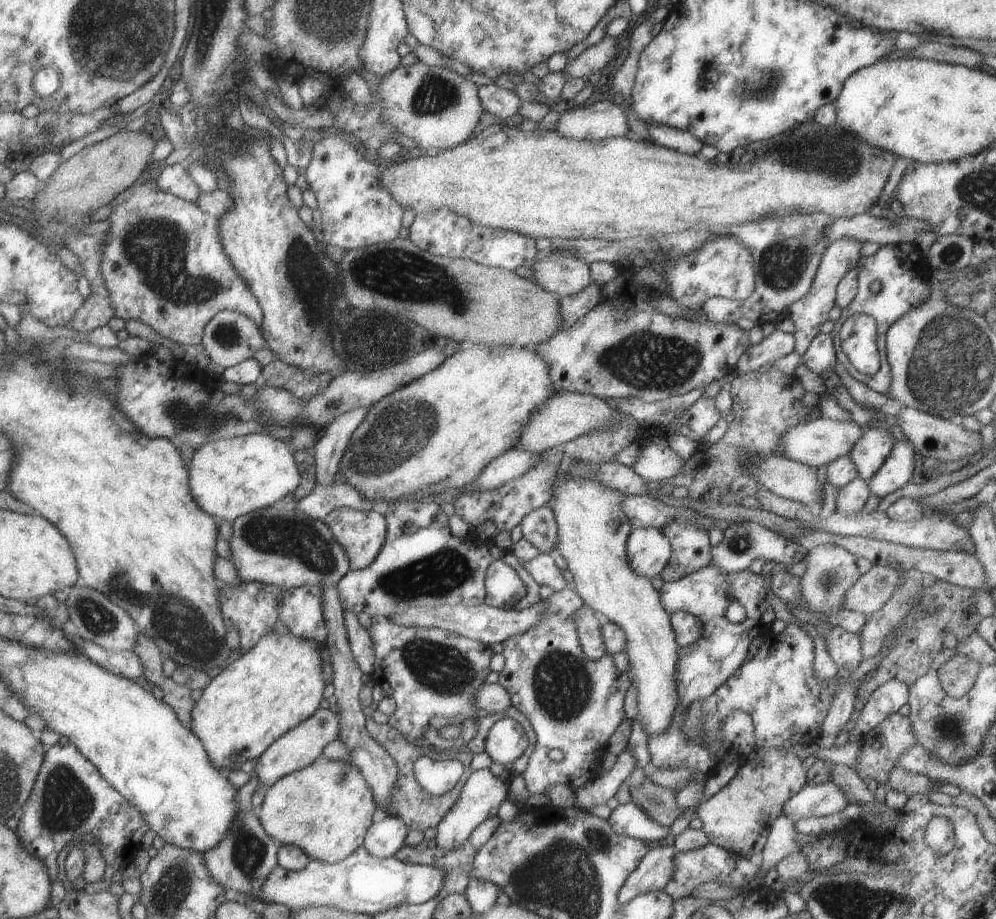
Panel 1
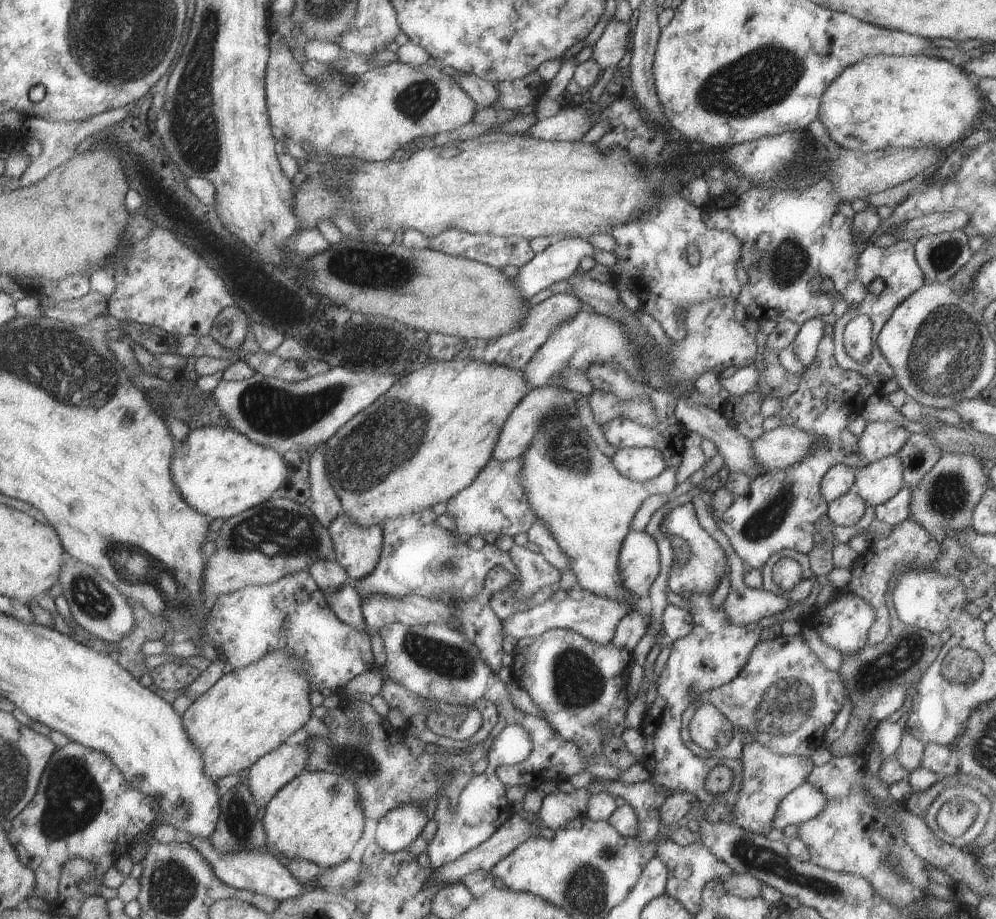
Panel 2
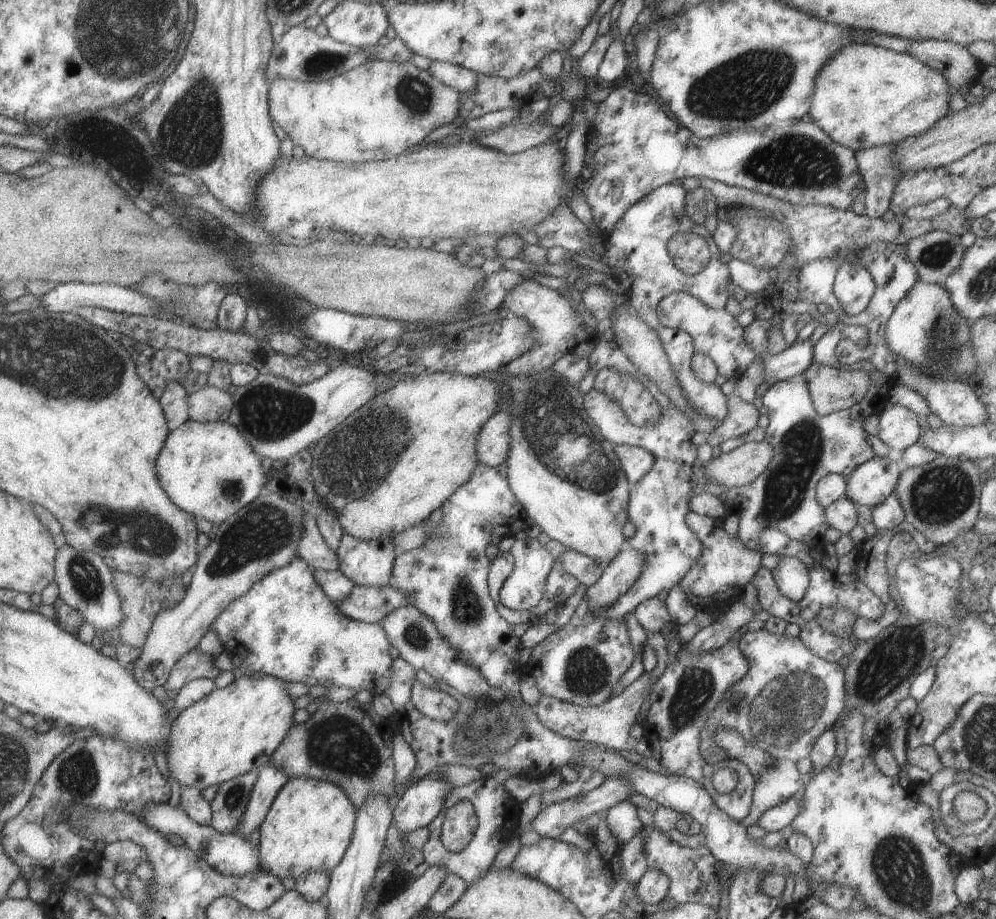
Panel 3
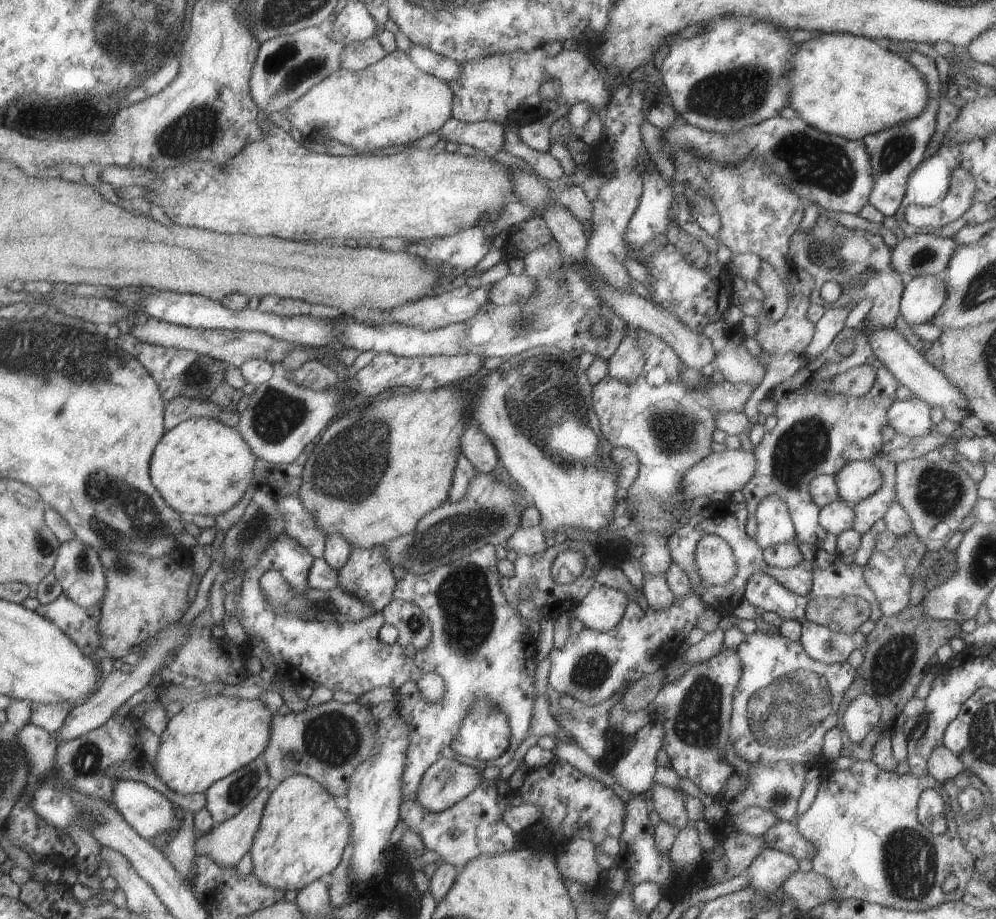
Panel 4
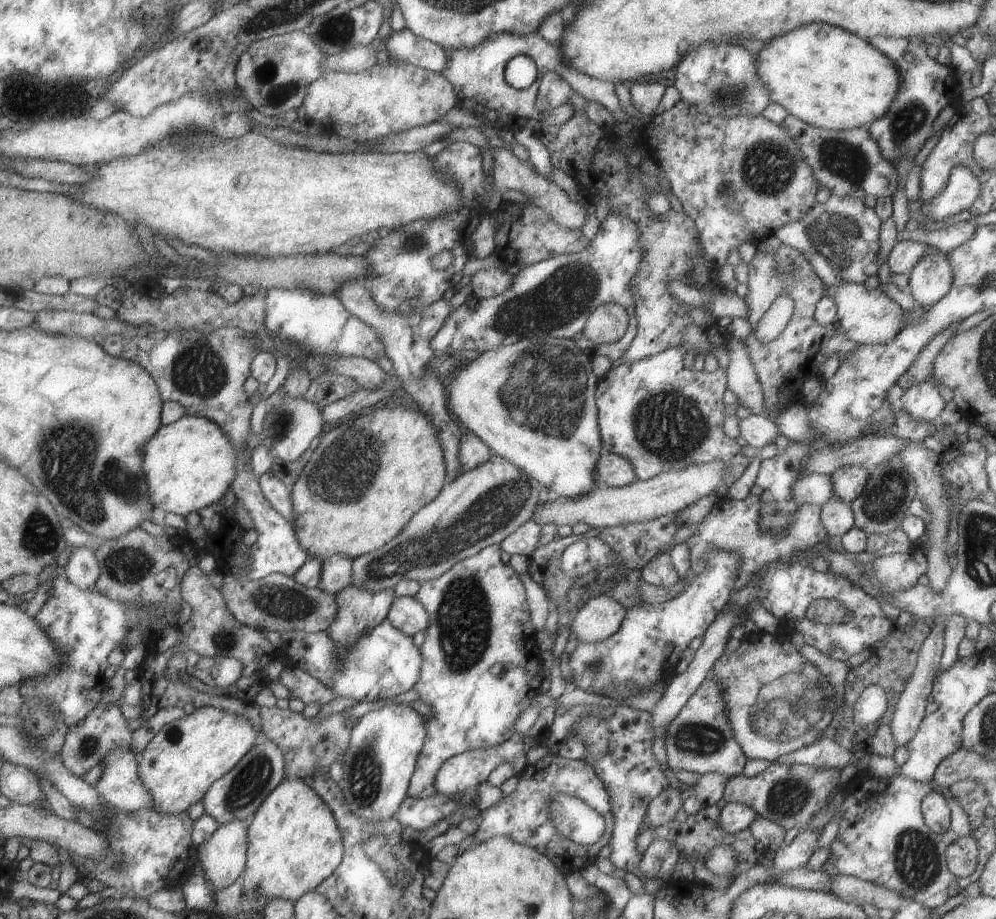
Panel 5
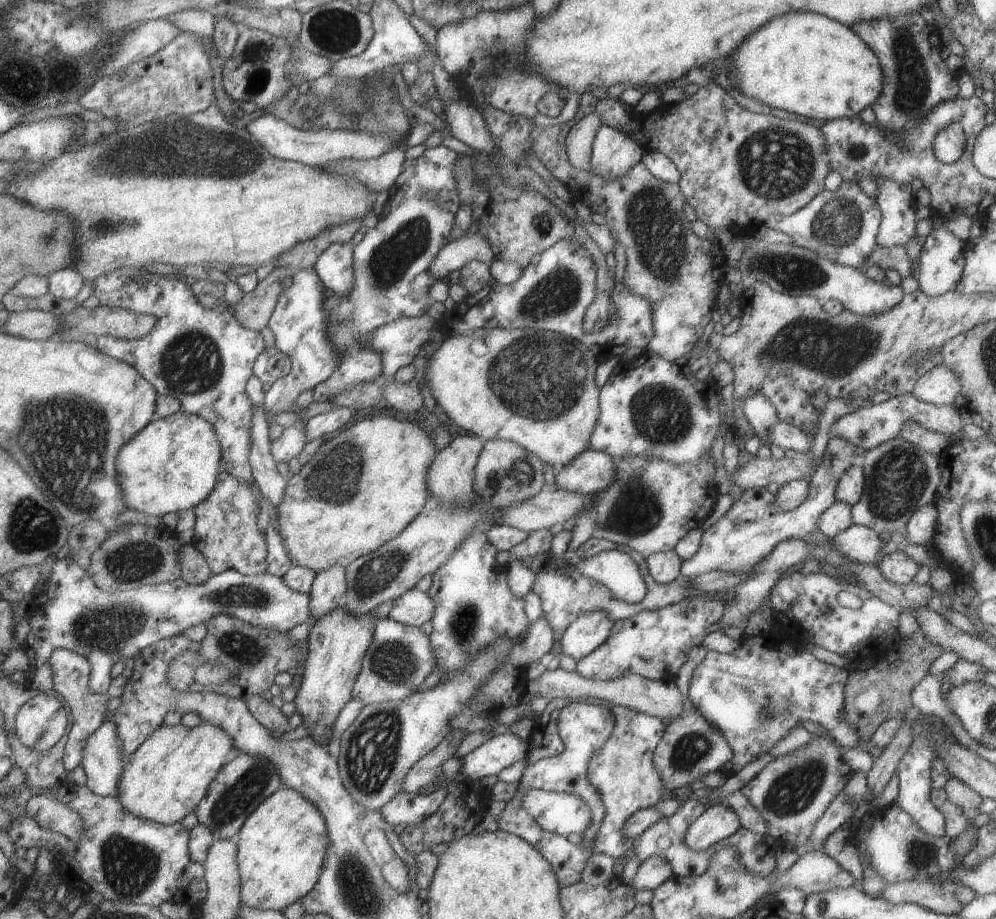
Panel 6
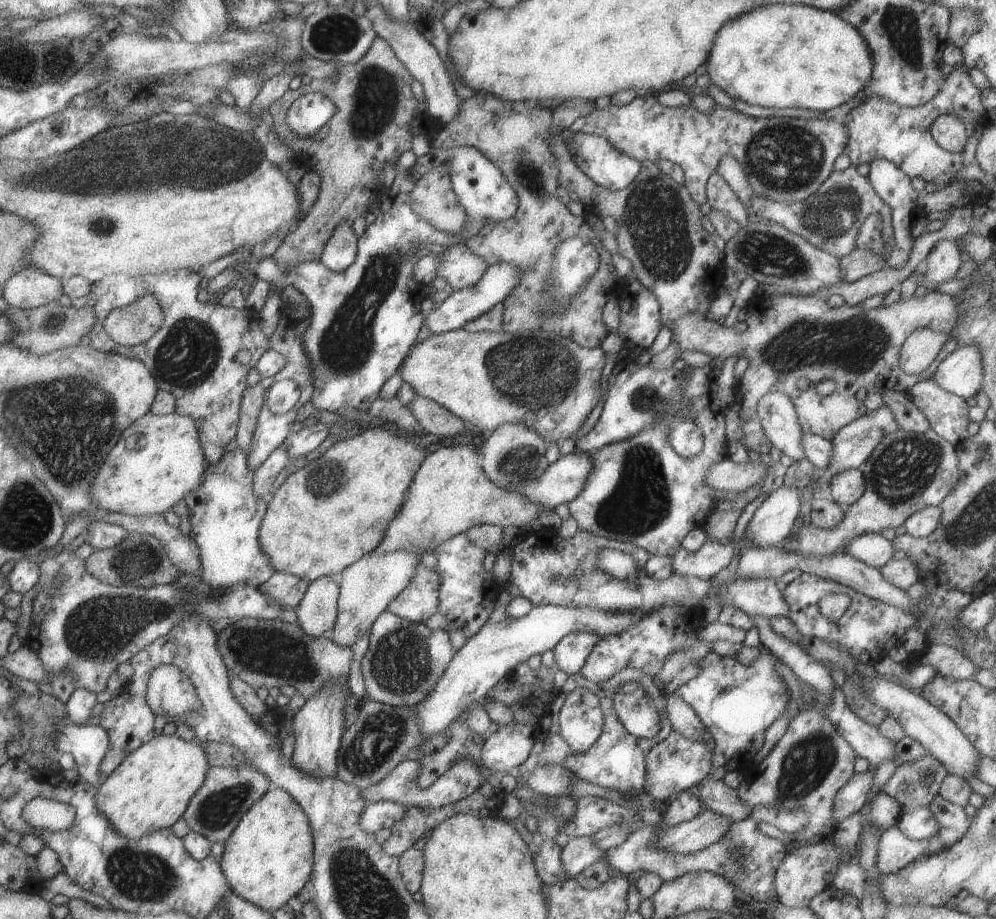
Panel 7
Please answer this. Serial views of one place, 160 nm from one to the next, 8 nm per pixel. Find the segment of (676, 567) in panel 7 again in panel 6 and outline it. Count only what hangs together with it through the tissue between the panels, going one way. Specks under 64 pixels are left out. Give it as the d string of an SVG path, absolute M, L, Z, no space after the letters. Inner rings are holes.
M830 437L824 448L824 459L817 465L817 468L812 472L808 480L807 496L797 508L790 511L781 511L778 506L775 506L774 496L769 493L767 487L750 488L741 492L740 498L733 501L729 510L722 514L711 526L708 526L703 531L700 538L700 545L697 552L686 560L682 560L679 565L679 572L686 577L706 573L709 571L747 571L751 570L755 564L761 562L770 552L773 547L782 540L799 537L806 540L810 534L817 534L815 521L818 514L826 509L832 502L835 502L834 490L839 478L849 467L860 464L863 450L860 446L850 443L841 437Z

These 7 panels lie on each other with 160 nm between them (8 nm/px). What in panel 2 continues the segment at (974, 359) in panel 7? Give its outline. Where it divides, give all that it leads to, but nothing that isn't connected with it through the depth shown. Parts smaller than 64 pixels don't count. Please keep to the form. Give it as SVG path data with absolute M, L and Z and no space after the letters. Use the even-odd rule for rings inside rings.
M866 421L858 437L860 459L867 464L887 455L897 455L909 434L904 426L894 422Z

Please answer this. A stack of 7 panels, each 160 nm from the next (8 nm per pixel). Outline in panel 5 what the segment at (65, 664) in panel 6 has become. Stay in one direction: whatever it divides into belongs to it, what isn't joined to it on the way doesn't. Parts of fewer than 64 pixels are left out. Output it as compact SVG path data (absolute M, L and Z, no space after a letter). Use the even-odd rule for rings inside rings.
M99 703L76 725L68 727L62 749L58 754L60 763L73 776L81 777L89 768L95 766L95 764L100 764L105 753L108 753L111 749L118 749L119 747L128 749L132 732L125 725L125 718L121 715L119 706L115 703Z

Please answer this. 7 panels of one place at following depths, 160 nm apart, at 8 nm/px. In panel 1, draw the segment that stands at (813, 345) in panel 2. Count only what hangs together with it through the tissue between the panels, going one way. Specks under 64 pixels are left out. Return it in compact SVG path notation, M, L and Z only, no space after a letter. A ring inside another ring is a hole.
M847 237L838 238L832 243L829 243L822 254L810 289L798 301L795 301L793 306L790 306L790 309L783 310L780 315L781 317L788 317L793 323L795 322L795 353L799 356L801 356L807 346L809 346L811 338L821 332L821 325L828 319L827 314L829 314L829 310L831 310L834 305L835 286L837 286L839 280L858 263L861 244L861 241L848 239ZM797 324L807 324L807 326L801 326L801 328L799 328Z

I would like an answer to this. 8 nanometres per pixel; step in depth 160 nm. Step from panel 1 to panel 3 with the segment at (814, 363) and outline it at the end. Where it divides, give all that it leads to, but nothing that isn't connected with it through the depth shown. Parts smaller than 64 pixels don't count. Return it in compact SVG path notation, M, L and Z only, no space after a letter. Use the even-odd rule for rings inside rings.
M838 322L829 328L812 346L812 362L827 365L837 370L861 369L869 375L869 388L865 396L852 407L819 415L809 400L805 387L804 372L791 378L773 383L763 394L761 402L768 410L769 424L764 428L764 439L772 446L772 455L767 466L748 485L728 488L723 495L731 505L731 514L739 516L738 539L743 545L758 550L758 536L765 527L773 527L797 542L809 545L810 550L822 546L825 530L829 528L824 508L816 501L816 484L829 473L848 474L861 463L875 456L865 439L863 429L867 416L878 414L885 403L890 402L889 389L893 378L877 370L871 362L859 361L851 366L841 364L834 355L835 344L840 338L848 338L859 347L868 343L864 326L846 325Z

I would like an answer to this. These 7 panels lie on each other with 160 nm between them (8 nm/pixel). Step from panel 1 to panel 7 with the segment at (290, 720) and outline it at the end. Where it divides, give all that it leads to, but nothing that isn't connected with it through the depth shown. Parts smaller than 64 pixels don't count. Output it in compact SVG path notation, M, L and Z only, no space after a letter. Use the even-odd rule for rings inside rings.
M175 734L155 735L134 751L127 753L121 763L95 788L93 800L96 804L96 811L105 816L117 834L128 839L138 839L141 835L146 835L151 831L170 827L183 814L193 794L199 792L208 768L202 743L199 740L193 738L191 742L185 742Z

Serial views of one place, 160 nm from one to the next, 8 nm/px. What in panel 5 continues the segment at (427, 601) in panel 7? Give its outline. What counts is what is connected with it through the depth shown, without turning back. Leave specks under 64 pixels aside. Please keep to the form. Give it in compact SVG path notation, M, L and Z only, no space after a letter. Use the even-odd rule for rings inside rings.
M398 597L392 600L386 619L403 634L412 637L428 625L428 614L415 597Z

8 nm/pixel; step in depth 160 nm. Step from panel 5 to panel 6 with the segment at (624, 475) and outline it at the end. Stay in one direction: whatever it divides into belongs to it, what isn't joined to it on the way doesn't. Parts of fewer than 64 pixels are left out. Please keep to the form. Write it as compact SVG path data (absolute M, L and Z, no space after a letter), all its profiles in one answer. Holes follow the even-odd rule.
M591 448L578 452L564 467L554 471L554 488L591 495L612 485L616 468L612 458Z

